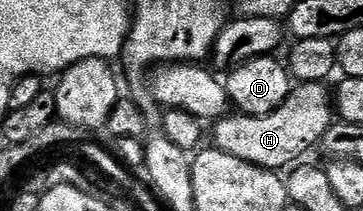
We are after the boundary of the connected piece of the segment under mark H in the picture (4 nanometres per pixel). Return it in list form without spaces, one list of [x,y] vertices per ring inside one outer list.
[[[299,83],[291,91],[290,97],[283,102],[272,114],[267,116],[244,116],[241,114],[227,114],[213,125],[213,147],[218,148],[224,154],[232,154],[232,158],[240,158],[249,164],[255,164],[261,168],[271,170],[289,169],[297,165],[303,159],[305,152],[312,148],[317,149],[322,143],[324,134],[336,120],[336,108],[332,103],[332,92],[326,89],[325,83],[303,84]]]

